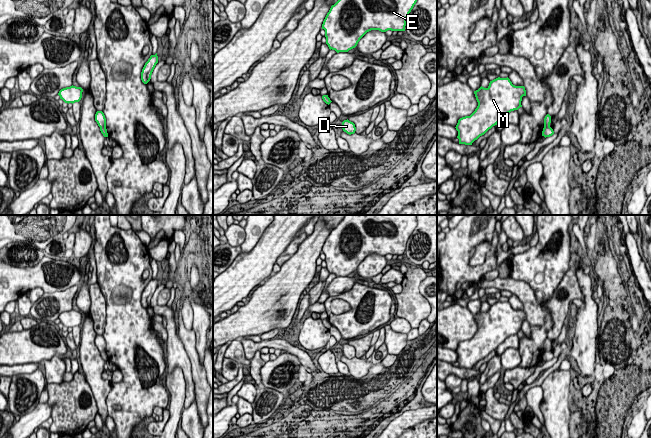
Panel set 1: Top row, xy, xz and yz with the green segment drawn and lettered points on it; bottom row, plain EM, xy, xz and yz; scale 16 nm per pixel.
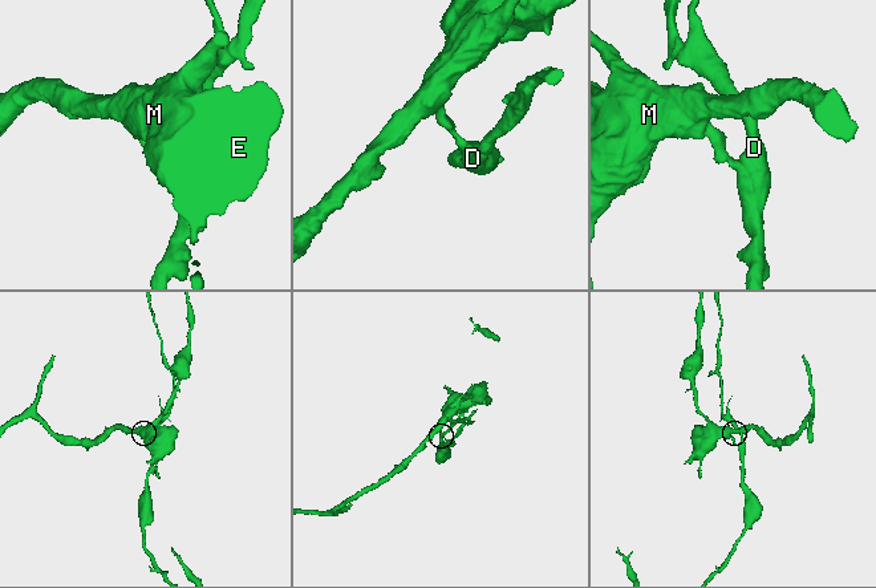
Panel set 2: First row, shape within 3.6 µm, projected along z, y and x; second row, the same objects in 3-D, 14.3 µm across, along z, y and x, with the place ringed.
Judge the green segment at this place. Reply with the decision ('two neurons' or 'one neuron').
two neurons

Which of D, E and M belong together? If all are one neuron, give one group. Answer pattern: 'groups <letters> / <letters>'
groups D / E M

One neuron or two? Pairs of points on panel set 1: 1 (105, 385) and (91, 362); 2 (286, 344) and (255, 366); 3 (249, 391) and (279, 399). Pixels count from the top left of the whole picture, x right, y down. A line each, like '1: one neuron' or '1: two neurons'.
1: one neuron
2: two neurons
3: two neurons

